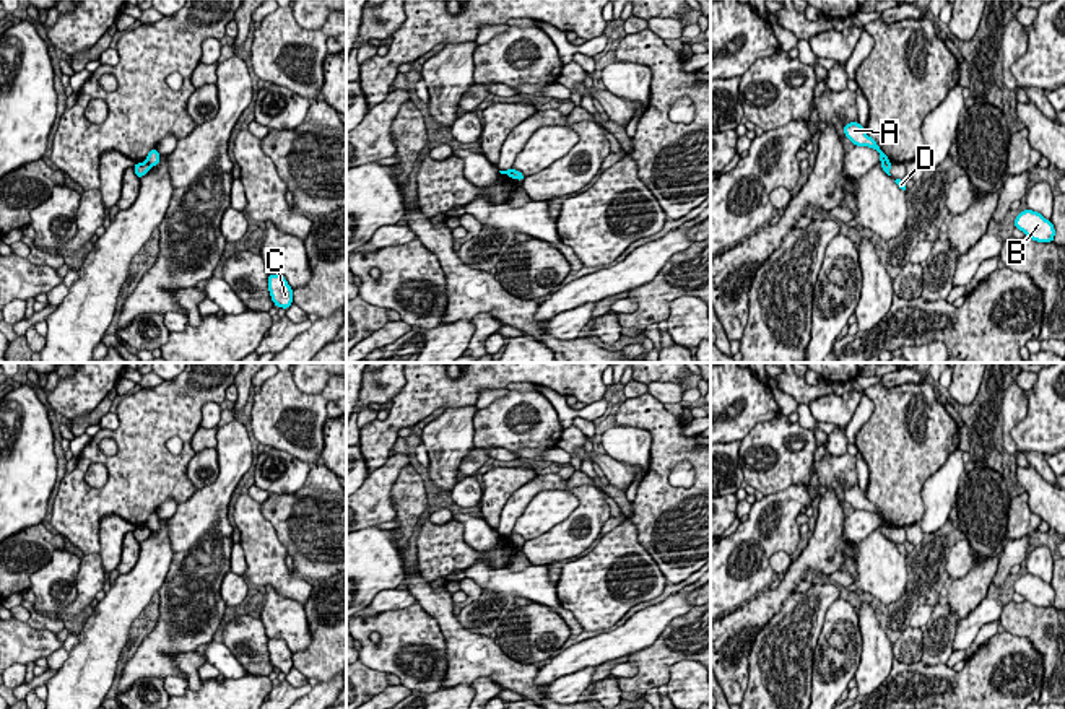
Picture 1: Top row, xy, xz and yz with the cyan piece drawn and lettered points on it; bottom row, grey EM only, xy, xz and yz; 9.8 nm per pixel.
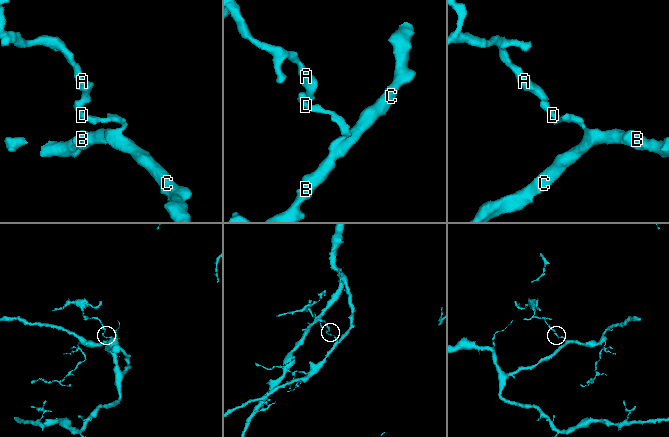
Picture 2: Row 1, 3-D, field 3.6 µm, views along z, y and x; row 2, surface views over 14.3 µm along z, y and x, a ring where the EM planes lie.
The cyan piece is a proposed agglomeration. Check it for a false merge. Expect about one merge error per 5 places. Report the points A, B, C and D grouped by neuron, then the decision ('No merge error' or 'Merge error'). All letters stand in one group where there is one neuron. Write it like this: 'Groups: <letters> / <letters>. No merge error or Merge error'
Groups: A / B C D. Merge error

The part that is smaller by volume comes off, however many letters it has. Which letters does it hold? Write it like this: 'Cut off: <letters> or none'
Cut off: A

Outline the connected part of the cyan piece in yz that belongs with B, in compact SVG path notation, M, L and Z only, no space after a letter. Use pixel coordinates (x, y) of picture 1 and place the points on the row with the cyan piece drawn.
M1023 210L1013 221L1015 228L1036 242L1054 242L1055 228L1050 220L1032 210Z

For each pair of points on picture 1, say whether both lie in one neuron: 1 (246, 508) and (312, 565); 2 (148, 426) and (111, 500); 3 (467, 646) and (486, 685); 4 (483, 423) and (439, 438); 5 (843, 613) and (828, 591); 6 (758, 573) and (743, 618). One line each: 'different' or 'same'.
1: different
2: same
3: different
4: different
5: different
6: different

